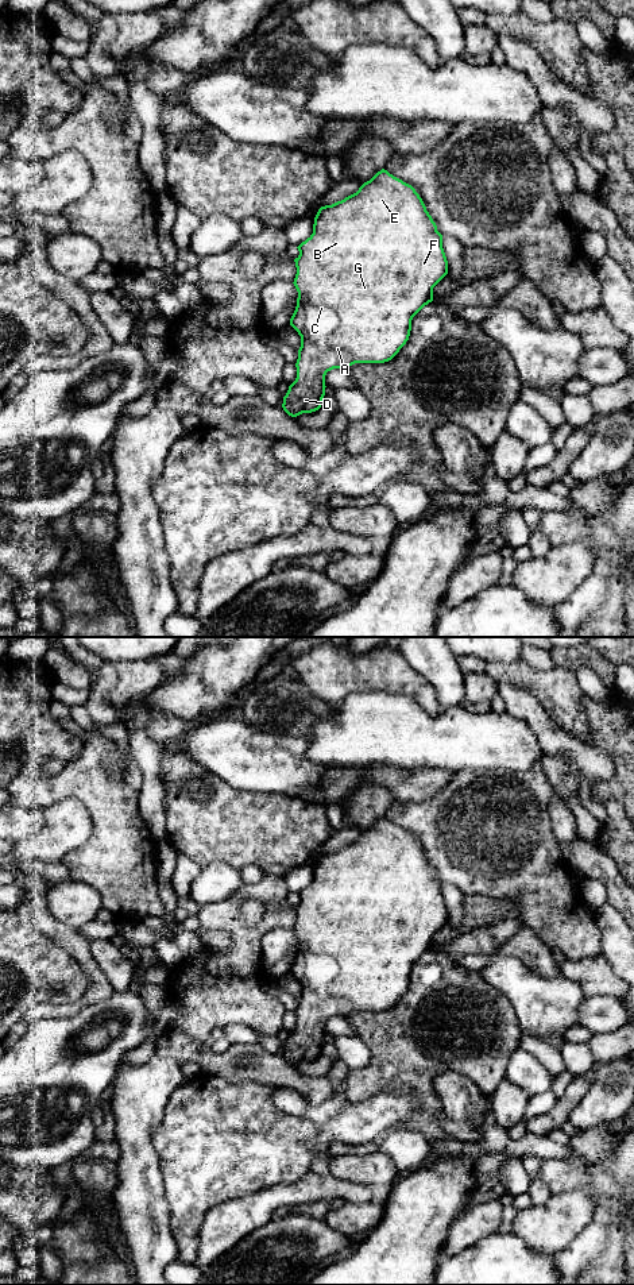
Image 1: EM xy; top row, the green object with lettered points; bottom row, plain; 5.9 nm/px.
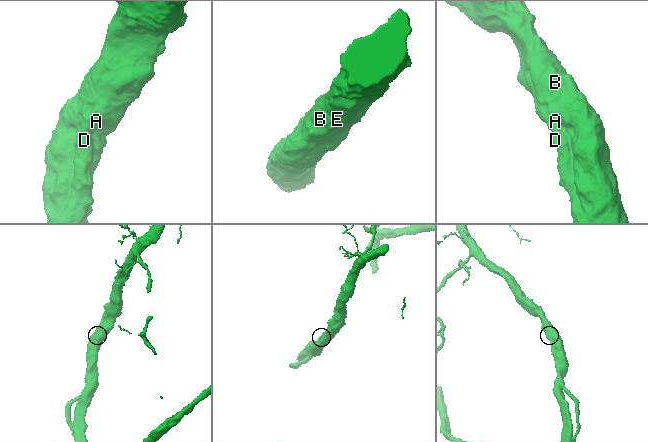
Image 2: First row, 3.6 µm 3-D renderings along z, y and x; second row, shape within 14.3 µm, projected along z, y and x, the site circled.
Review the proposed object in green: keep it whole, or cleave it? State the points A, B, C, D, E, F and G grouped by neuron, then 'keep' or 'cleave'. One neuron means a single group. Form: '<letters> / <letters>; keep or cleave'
A B C D E F G; keep

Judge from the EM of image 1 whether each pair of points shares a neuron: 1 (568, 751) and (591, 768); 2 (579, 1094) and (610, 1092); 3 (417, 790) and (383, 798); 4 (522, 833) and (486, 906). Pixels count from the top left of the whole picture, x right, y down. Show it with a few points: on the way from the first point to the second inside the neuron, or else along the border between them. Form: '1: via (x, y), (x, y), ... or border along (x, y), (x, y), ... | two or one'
1: via (573, 751), (586, 763) | one
2: border along (592, 1081), (567, 1121) | two
3: border along (362, 784), (381, 784), (395, 801) | two
4: border along (466, 894), (509, 898), (520, 910) | two

